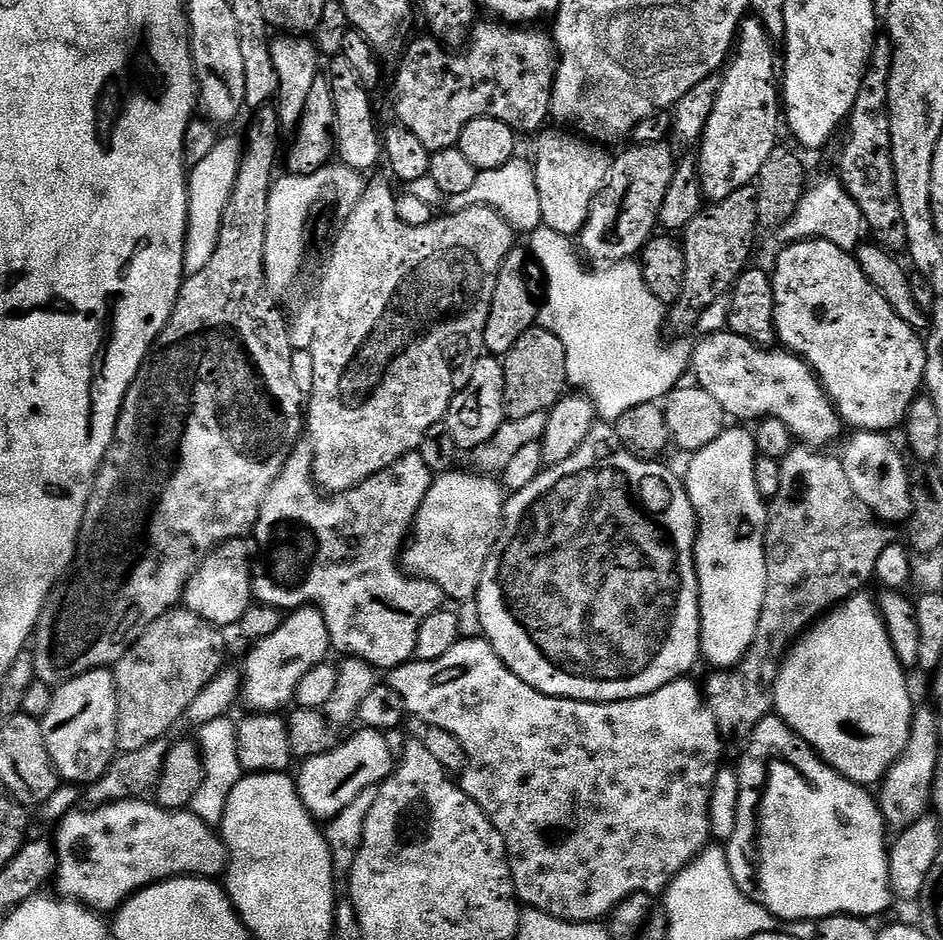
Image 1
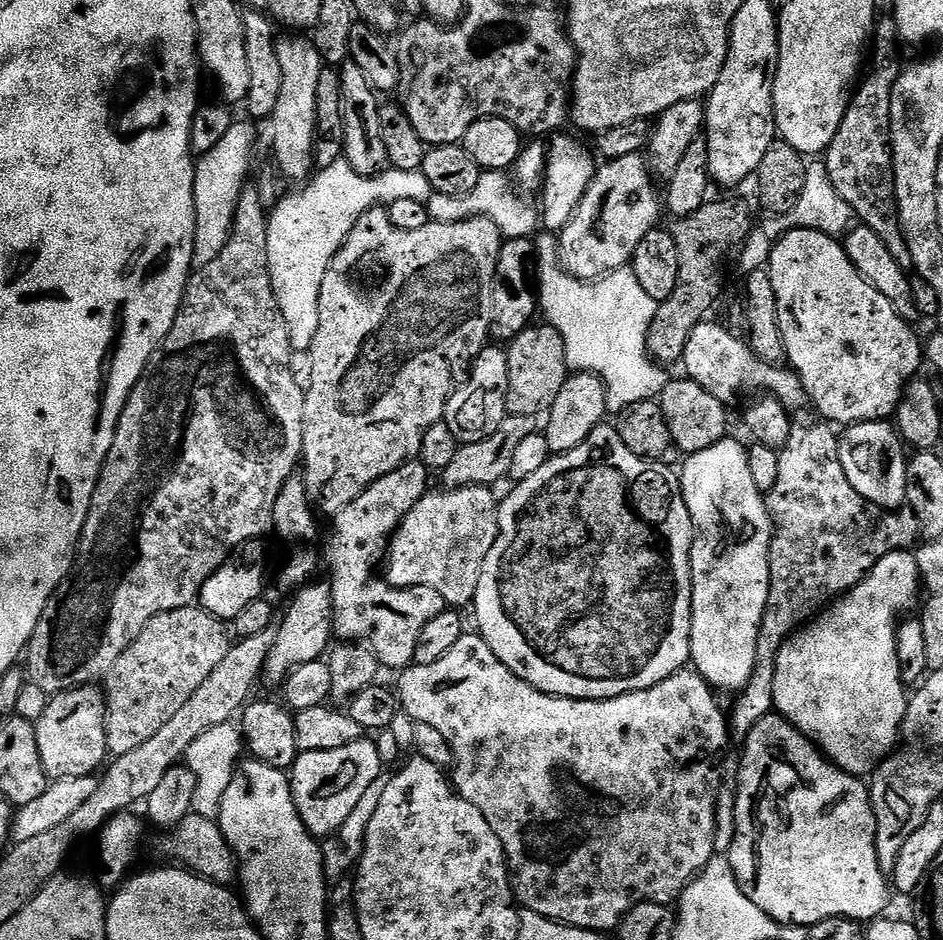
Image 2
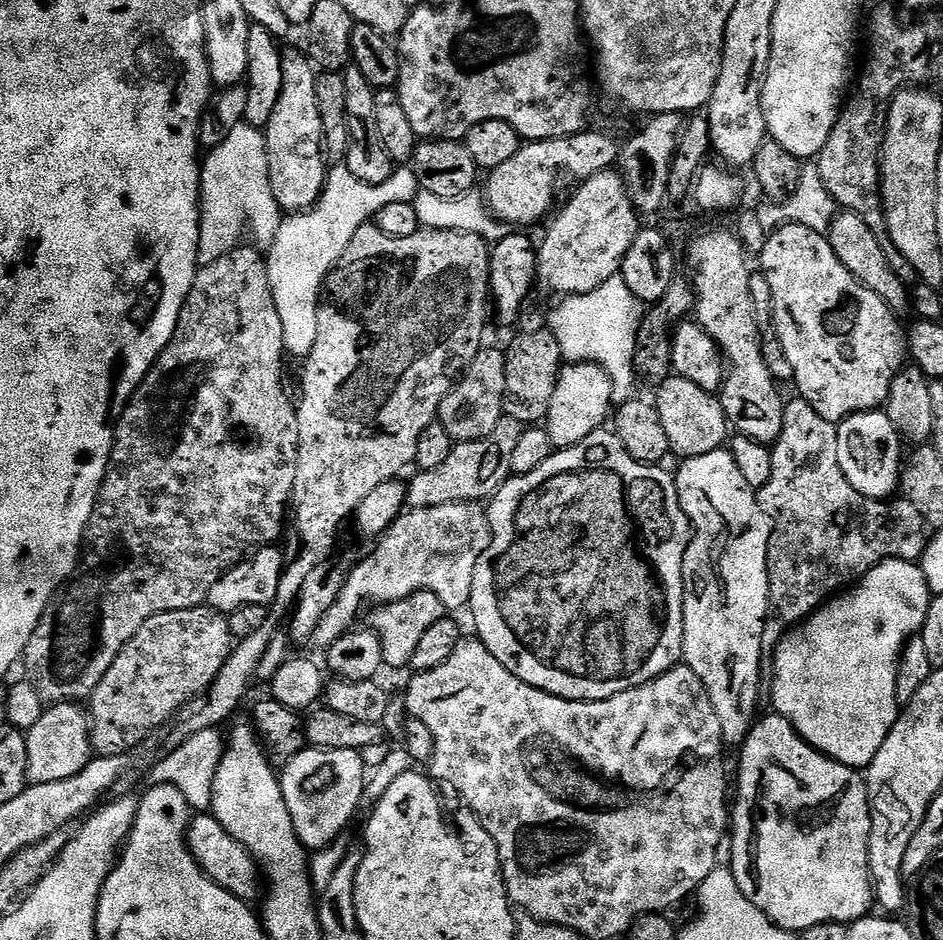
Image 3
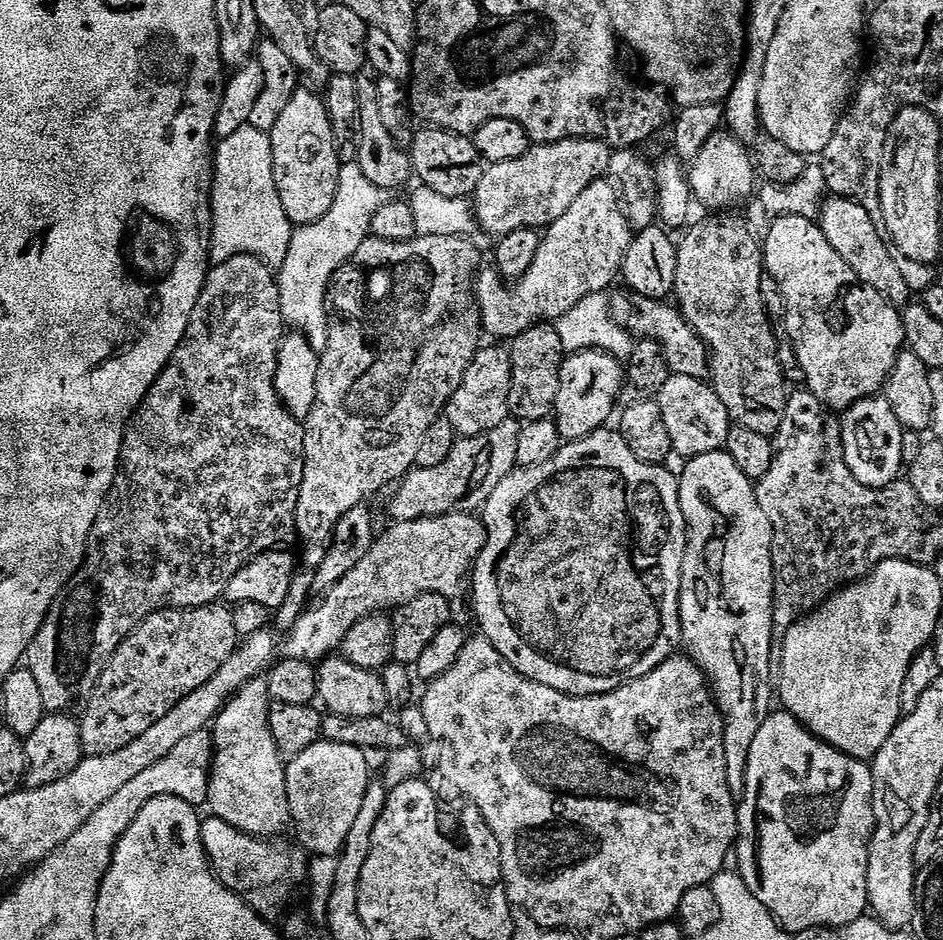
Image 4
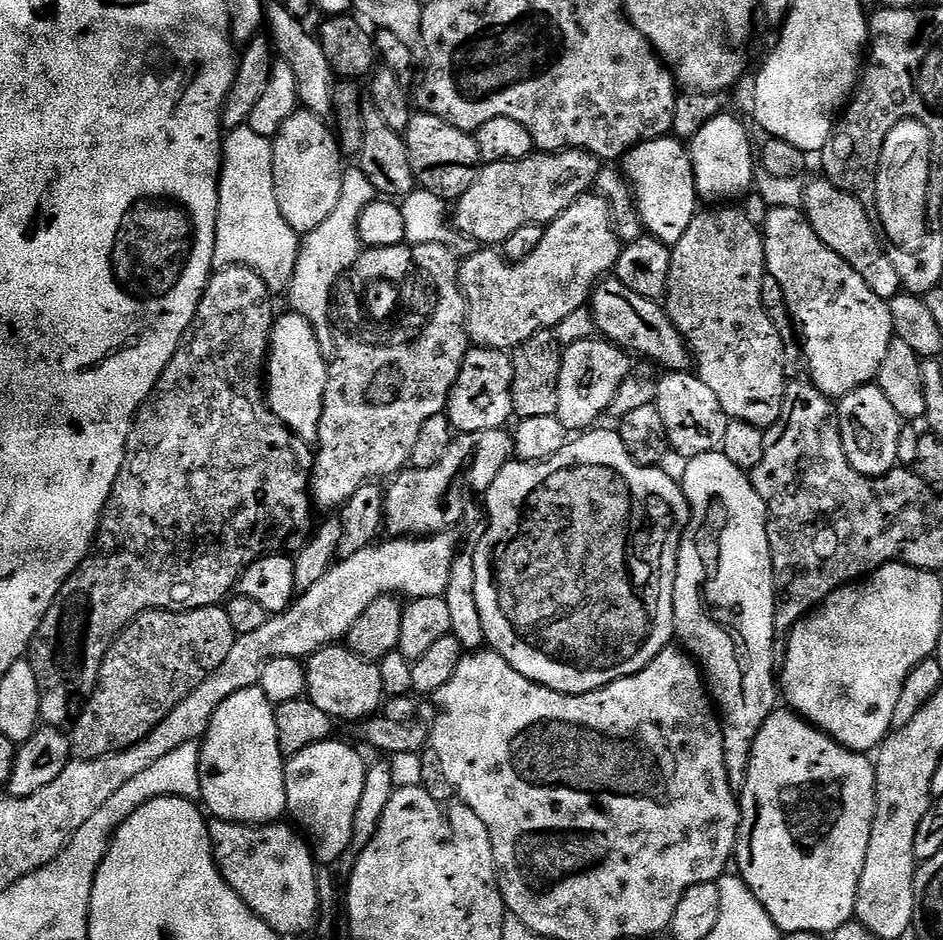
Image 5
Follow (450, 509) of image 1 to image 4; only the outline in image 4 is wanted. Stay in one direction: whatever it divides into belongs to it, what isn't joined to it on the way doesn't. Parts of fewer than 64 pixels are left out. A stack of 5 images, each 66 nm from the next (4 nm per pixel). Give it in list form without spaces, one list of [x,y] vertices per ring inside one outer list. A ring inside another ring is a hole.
[[[455,511],[445,516],[427,516],[414,522],[396,522],[391,526],[393,528],[389,532],[381,531],[377,535],[376,543],[372,545],[366,558],[362,558],[362,562],[358,562],[358,566],[354,566],[354,570],[350,570],[350,574],[342,578],[342,582],[328,589],[326,594],[319,597],[320,601],[317,604],[315,601],[298,618],[298,622],[286,636],[287,659],[319,662],[333,655],[346,638],[346,634],[350,634],[350,626],[354,626],[354,622],[379,613],[381,610],[388,610],[384,608],[395,610],[406,602],[426,594],[455,598],[463,590],[464,579],[467,576],[469,579],[476,559],[480,557],[480,551],[488,541],[483,519],[466,512]]]

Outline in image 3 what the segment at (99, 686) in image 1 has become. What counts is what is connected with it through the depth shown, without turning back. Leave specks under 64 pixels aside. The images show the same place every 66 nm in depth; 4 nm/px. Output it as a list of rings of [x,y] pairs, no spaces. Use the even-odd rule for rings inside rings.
[[[79,703],[53,704],[45,707],[42,718],[27,729],[26,754],[28,778],[32,784],[62,782],[62,778],[74,778],[94,759],[90,716]]]

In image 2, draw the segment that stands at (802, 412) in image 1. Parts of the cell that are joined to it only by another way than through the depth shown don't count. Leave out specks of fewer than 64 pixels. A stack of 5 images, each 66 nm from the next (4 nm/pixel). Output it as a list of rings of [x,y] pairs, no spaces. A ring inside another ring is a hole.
[[[705,322],[694,326],[686,342],[682,368],[688,371],[685,372],[687,379],[702,386],[706,394],[714,394],[714,398],[721,400],[725,406],[732,406],[743,392],[770,395],[789,410],[795,410],[806,404],[802,382],[791,367],[768,364],[760,360],[741,337],[739,340],[734,333],[727,332],[722,325],[712,323]]]

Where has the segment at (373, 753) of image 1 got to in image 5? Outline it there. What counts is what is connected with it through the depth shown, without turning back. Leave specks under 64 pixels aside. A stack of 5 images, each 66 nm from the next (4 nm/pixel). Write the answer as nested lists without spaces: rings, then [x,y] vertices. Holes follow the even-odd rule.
[[[329,738],[300,751],[298,755],[287,761],[284,771],[287,813],[289,817],[292,816],[297,821],[294,822],[306,833],[313,859],[322,866],[332,866],[328,864],[343,859],[344,854],[351,849],[354,815],[358,808],[359,799],[362,798],[363,783],[367,772],[367,767],[359,758],[356,748],[351,743],[348,745],[335,740]]]

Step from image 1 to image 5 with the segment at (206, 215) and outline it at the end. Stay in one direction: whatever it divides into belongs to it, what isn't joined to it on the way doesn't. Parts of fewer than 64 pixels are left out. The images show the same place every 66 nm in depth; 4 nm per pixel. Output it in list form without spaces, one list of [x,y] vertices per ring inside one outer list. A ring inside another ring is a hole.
[[[248,125],[231,129],[221,147],[213,269],[235,264],[249,268],[264,279],[269,292],[283,293],[292,281],[301,241],[278,208],[271,139],[255,134]]]

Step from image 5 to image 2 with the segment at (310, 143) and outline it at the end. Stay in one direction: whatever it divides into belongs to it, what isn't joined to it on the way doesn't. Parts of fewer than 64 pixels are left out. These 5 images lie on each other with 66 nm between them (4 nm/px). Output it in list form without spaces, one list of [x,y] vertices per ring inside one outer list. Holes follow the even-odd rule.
[[[296,34],[279,37],[275,46],[277,61],[281,66],[281,89],[277,105],[268,119],[270,142],[274,160],[283,176],[304,182],[315,167],[315,140],[317,124],[318,81],[324,71],[324,63],[316,45]]]

